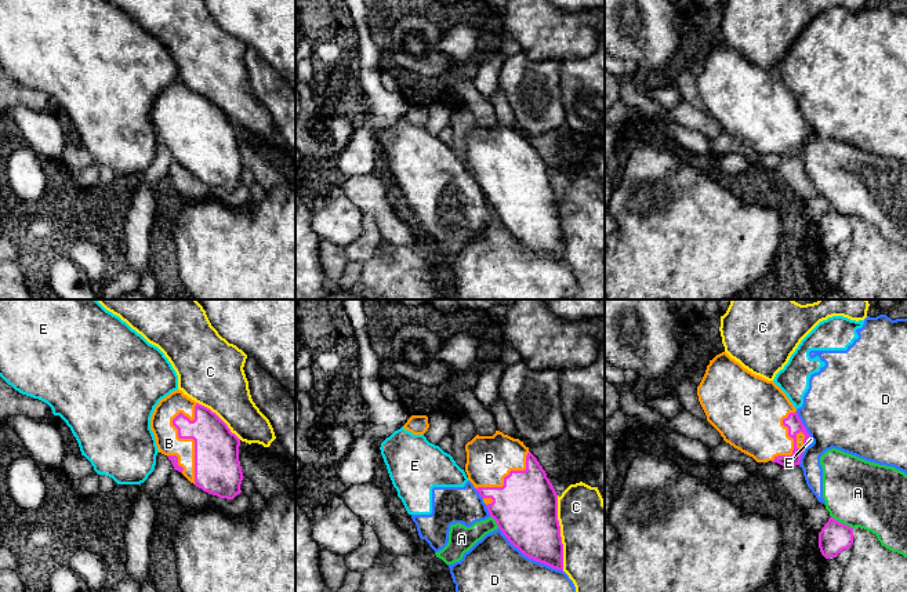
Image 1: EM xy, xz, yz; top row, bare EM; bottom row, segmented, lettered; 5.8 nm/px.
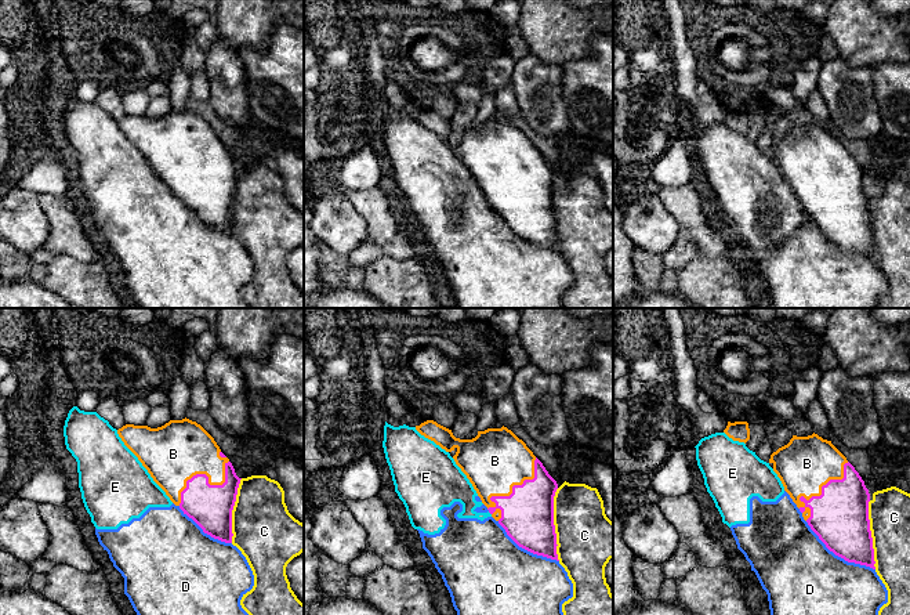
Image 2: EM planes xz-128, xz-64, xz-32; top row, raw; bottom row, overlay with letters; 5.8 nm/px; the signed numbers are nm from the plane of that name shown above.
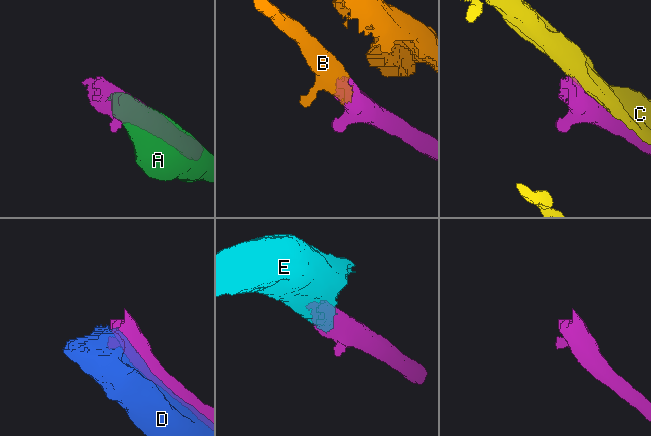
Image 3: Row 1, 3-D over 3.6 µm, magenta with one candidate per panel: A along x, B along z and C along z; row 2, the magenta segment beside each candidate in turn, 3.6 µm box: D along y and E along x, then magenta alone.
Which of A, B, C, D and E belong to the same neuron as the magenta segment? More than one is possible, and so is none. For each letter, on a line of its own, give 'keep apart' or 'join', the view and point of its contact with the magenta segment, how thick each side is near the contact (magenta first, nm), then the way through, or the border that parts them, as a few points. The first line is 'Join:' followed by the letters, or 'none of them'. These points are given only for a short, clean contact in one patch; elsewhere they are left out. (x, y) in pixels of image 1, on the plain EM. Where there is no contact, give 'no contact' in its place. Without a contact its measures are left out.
Join: B
A: keep apart; meets magenta in yz at (841, 214); 180 nm thick on the magenta side, 400 nm on the other
B: join; meets magenta in yz at (794, 131); 90 nm thick on the magenta side, 340 nm on the other
C: keep apart; meets magenta in xz at (559, 224); 380 nm thick on the magenta side, 440 nm on the other
D: keep apart; meets magenta in xz at (529, 249); 360 nm thick on the magenta side, 500 nm on the other
E: keep apart; meets magenta in yz at (809, 133); 90 nm thick on the magenta side, 20 nm on the other

